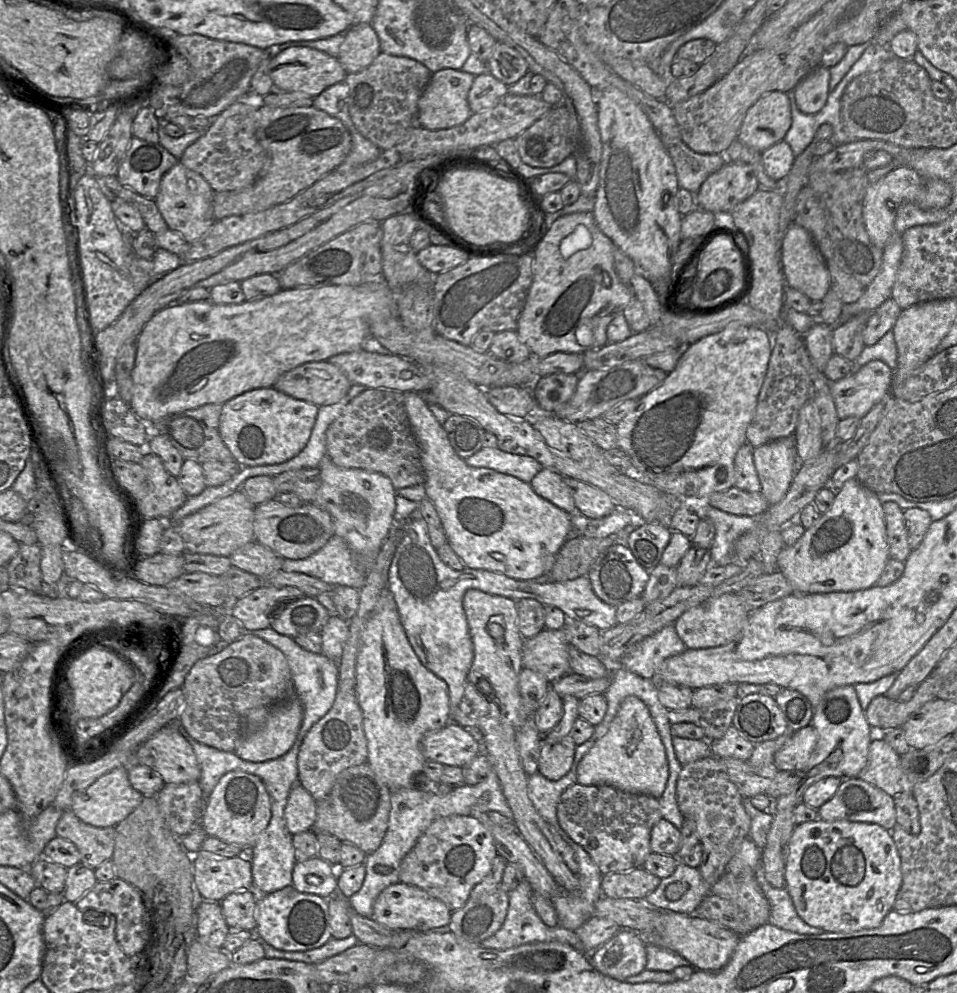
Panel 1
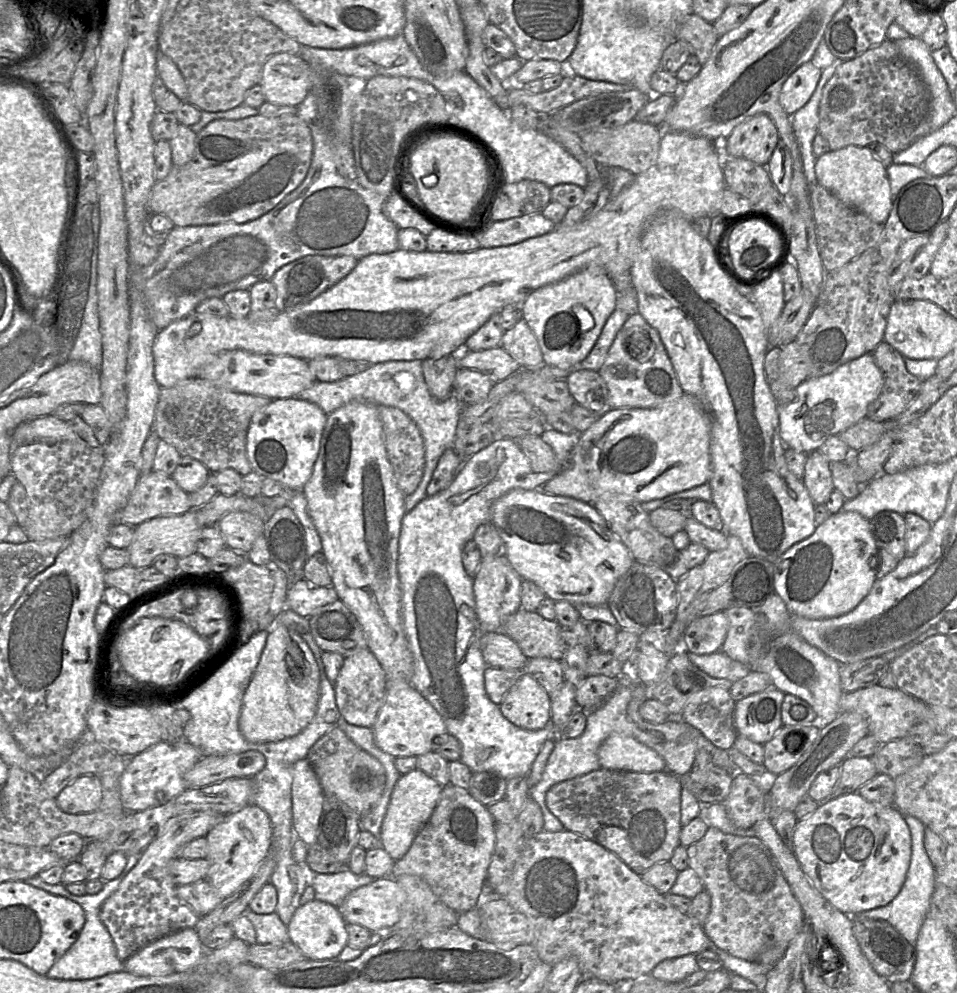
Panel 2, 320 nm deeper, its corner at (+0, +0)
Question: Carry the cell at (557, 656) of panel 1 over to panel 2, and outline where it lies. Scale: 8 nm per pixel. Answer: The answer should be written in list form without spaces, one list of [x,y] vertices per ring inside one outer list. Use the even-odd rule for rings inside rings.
[[[501,630],[483,633],[481,650],[487,666],[525,670],[528,658],[518,644]]]

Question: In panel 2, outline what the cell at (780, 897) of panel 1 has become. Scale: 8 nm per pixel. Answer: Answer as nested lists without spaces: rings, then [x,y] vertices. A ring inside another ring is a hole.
[[[904,815],[911,834],[911,860],[905,882],[894,900],[889,904],[867,910],[857,915],[849,915],[856,918],[868,918],[872,920],[884,920],[892,925],[910,944],[916,944],[920,928],[927,917],[933,892],[936,888],[935,867],[931,863],[924,847],[925,826],[917,818]]]

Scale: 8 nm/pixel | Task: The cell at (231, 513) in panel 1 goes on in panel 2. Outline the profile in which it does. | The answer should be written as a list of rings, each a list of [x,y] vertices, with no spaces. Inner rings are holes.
[[[191,511],[171,517],[158,516],[144,521],[134,527],[132,542],[126,548],[129,553],[129,565],[142,569],[152,565],[161,554],[171,554],[181,558],[195,553],[202,528]]]

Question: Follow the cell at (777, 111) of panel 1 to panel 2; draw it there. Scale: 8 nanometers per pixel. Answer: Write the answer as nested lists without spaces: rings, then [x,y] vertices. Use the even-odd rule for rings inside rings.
[[[809,61],[799,66],[784,82],[779,102],[789,116],[809,101],[819,82],[821,72],[821,69]]]

